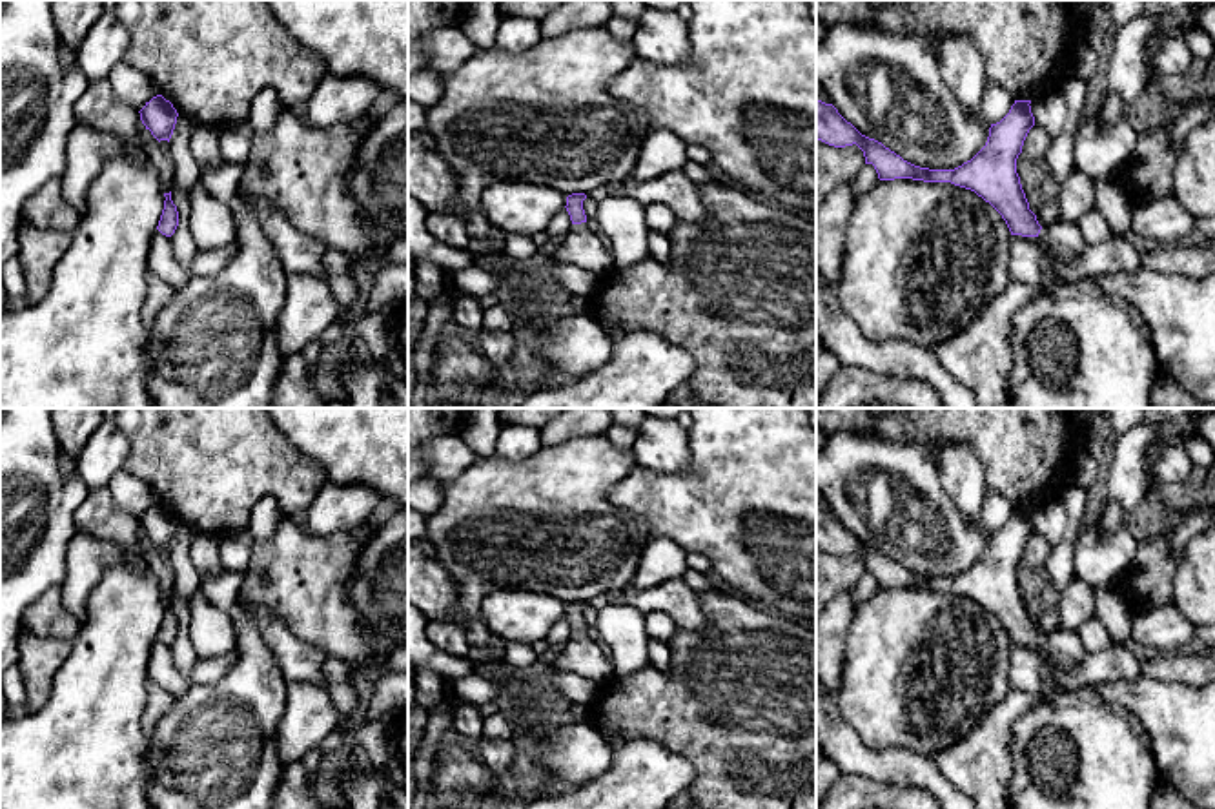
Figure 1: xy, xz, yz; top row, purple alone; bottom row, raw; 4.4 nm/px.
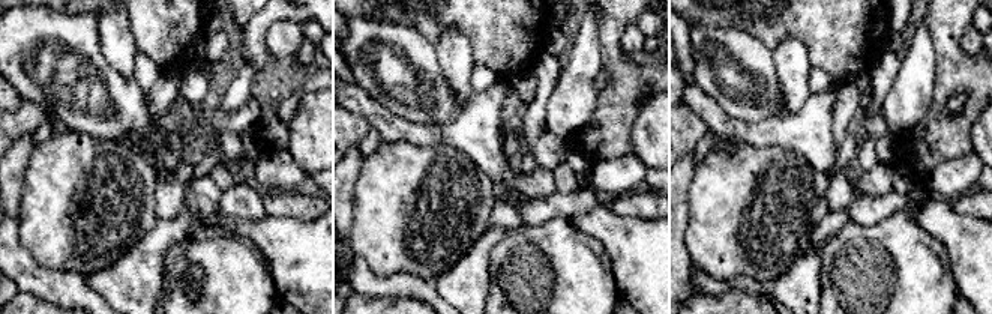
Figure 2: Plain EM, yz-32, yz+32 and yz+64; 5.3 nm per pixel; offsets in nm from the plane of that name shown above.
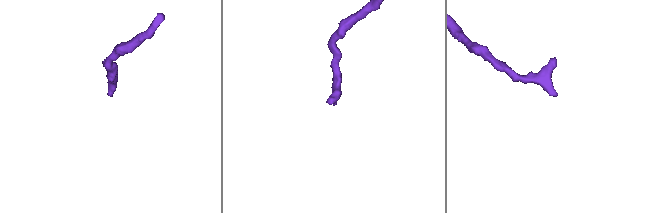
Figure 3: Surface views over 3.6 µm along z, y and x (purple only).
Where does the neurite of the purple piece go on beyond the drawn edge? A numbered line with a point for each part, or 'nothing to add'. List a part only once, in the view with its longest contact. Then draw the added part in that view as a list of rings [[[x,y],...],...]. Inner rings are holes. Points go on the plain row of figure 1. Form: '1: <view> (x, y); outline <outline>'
1: xz (580, 655); outline [[[587,630],[572,632],[572,638],[546,661],[552,667],[603,683],[616,676],[610,658],[588,638]]]

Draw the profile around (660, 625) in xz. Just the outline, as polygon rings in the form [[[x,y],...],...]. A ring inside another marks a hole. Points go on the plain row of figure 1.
[[[647,612],[645,627],[650,640],[669,643],[676,634],[678,625],[667,612]]]

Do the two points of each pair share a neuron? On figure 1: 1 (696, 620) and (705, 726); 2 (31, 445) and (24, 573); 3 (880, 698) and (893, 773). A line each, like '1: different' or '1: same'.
1: different
2: same
3: different

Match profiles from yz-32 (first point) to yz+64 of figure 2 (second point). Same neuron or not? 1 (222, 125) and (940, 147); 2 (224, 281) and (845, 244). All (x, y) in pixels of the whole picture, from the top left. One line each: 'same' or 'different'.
1: different
2: same

